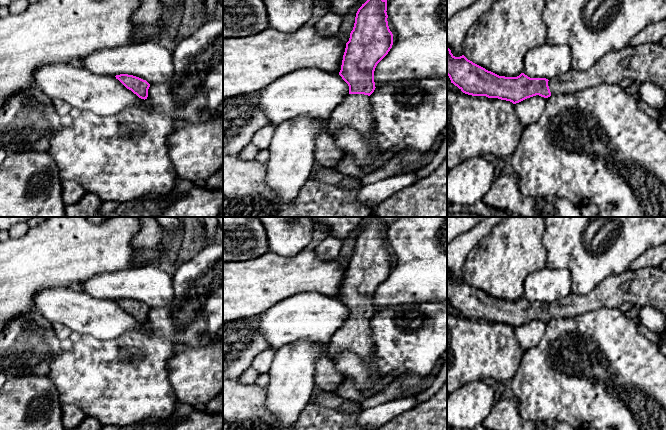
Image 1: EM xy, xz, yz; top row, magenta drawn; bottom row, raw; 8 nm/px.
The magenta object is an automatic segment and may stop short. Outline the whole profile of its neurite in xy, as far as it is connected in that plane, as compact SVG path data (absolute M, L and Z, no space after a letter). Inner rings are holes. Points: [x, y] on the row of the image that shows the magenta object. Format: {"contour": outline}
{"contour": "M120 74L115 76L127 89L131 90L134 94L136 94L141 99L147 99L148 97L148 89L150 84L139 77L128 75L128 74Z"}

